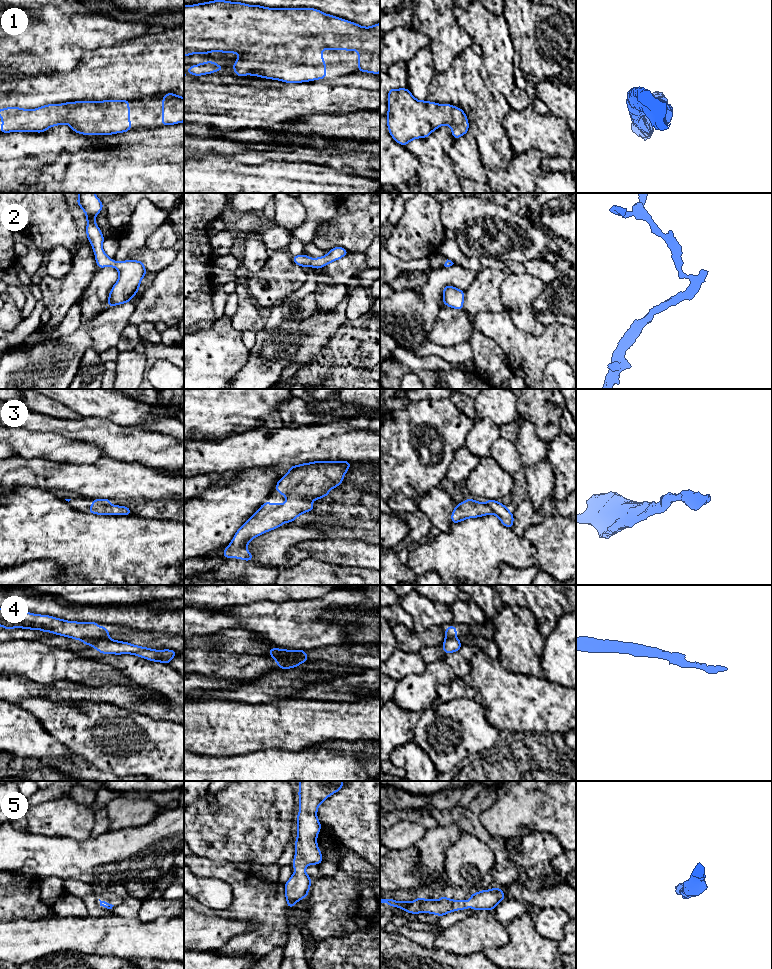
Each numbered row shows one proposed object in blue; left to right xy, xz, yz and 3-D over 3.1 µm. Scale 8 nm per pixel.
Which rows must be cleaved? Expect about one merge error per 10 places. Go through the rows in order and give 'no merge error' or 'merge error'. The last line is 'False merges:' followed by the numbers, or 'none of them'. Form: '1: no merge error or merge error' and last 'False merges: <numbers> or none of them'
1: no merge error
2: no merge error
3: no merge error
4: merge error
5: no merge error
False merges: 4

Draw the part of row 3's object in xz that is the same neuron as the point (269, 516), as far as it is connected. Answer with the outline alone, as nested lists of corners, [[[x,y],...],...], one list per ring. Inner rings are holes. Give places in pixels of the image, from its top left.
[[[315,461],[289,467],[288,473],[279,479],[275,488],[287,498],[286,502],[284,504],[264,502],[237,530],[231,543],[223,551],[223,556],[251,561],[253,555],[247,550],[247,545],[253,538],[279,528],[283,523],[294,522],[299,515],[314,510],[311,502],[328,496],[331,489],[342,484],[350,466],[351,462],[348,461]]]

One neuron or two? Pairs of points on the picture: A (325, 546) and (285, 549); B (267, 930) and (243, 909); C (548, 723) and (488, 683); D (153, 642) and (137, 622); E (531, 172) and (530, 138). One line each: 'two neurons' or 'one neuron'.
A: two neurons
B: one neuron
C: one neuron
D: two neurons
E: two neurons

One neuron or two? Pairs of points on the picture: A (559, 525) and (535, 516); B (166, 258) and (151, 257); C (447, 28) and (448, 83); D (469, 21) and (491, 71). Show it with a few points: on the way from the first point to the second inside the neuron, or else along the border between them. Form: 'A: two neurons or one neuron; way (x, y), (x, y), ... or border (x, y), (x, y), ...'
A: two neurons; border (555, 513), (540, 522), (529, 525), (524, 532)
B: one neuron; way (162, 258), (155, 258)
C: two neurons; border (462, 50), (446, 71), (436, 73)
D: one neuron; way (481, 33), (491, 43), (491, 59)

